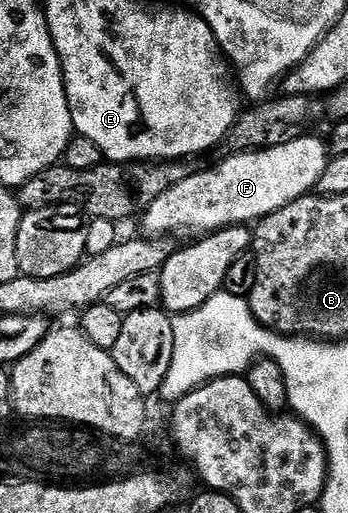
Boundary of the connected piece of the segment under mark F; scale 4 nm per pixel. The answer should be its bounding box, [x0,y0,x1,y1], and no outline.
[141,136,329,235]

